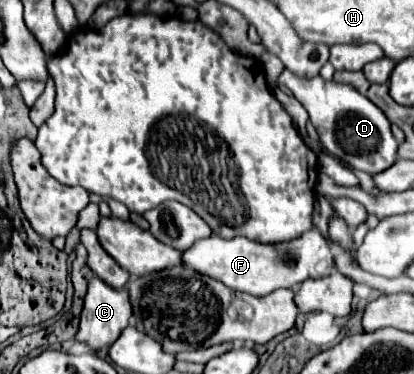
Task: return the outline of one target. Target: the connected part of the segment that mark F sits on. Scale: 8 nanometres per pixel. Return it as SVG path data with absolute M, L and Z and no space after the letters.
M318 229L306 231L300 239L276 245L262 245L246 237L222 239L218 235L210 235L186 249L182 261L202 275L208 275L230 289L250 295L268 295L280 287L292 289L310 277L318 279L334 271L334 255L330 243L326 241L326 237L322 237L322 233L318 233Z

